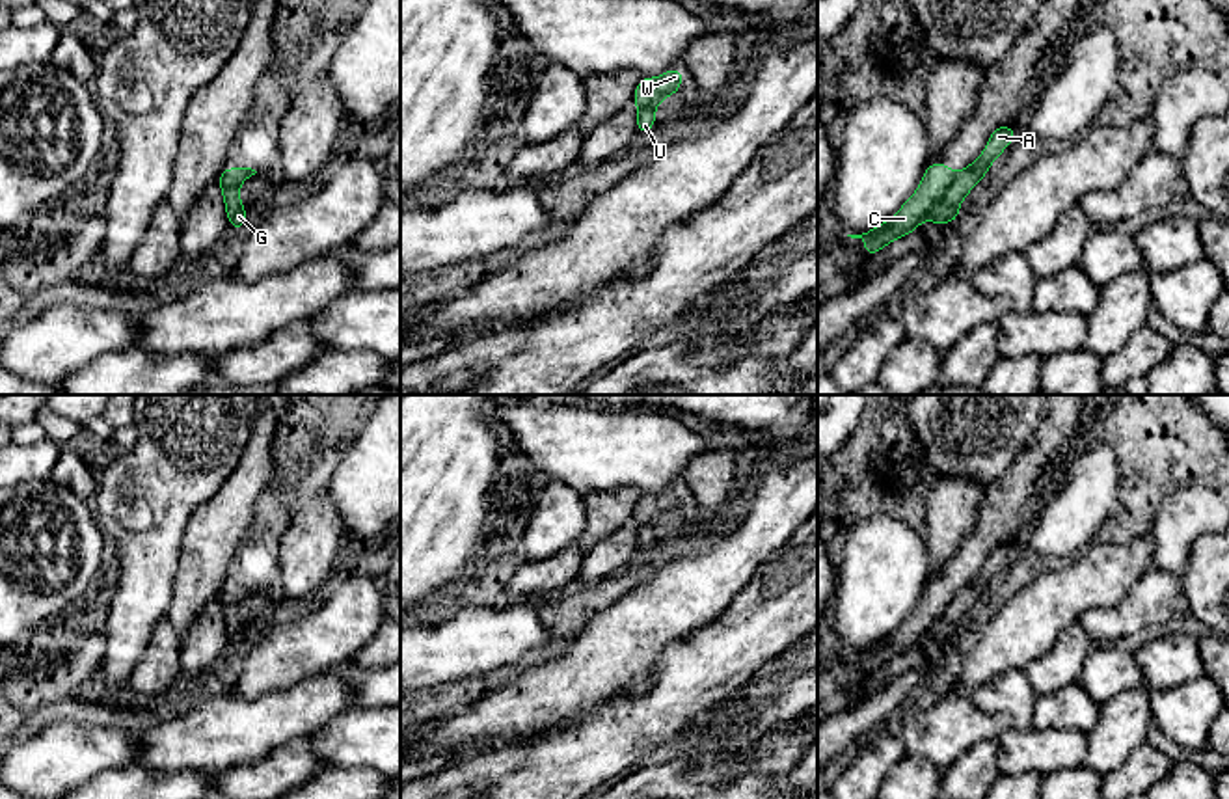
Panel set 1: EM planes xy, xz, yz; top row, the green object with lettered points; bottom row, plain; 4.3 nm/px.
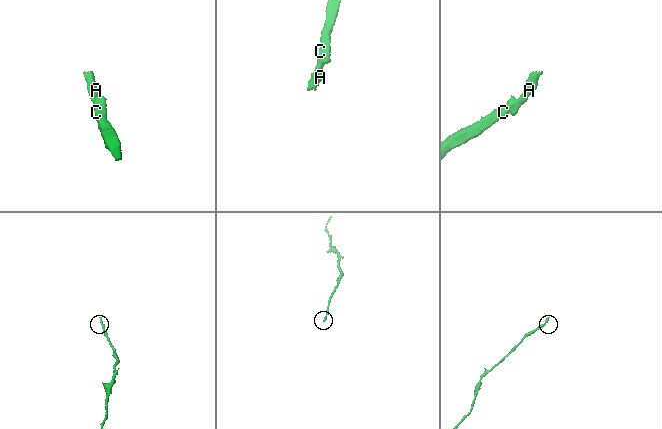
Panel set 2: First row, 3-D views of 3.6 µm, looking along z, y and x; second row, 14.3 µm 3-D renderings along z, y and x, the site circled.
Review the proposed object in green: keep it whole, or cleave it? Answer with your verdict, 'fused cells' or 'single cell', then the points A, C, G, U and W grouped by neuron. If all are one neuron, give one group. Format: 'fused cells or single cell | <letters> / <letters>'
fused cells | A G U / C W

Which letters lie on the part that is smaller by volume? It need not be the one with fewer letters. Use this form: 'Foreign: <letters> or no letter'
Foreign: A, G, U

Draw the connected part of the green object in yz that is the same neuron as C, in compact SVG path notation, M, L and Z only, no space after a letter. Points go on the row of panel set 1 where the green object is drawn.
M935 160L925 168L916 192L901 205L901 209L892 218L877 227L871 227L868 233L847 237L862 238L866 255L873 257L886 244L916 231L918 225L927 218L929 209L939 203L944 192L950 188L953 177L955 173L946 164Z

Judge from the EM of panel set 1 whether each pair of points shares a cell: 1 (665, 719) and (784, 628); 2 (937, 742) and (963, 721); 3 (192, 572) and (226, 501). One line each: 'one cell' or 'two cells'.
1: one cell
2: one cell
3: one cell

